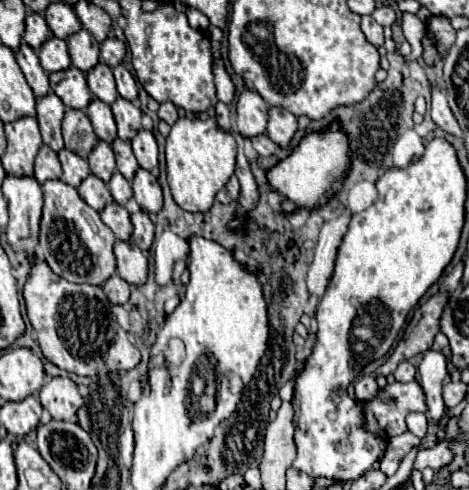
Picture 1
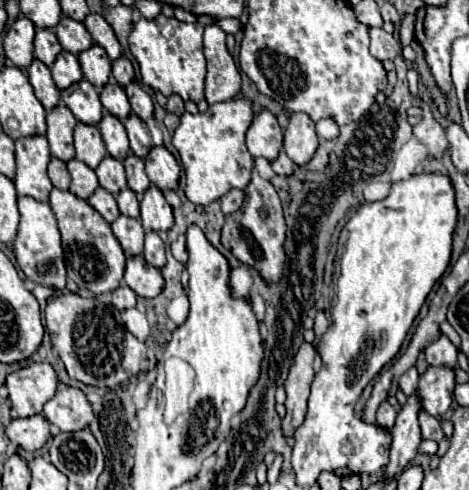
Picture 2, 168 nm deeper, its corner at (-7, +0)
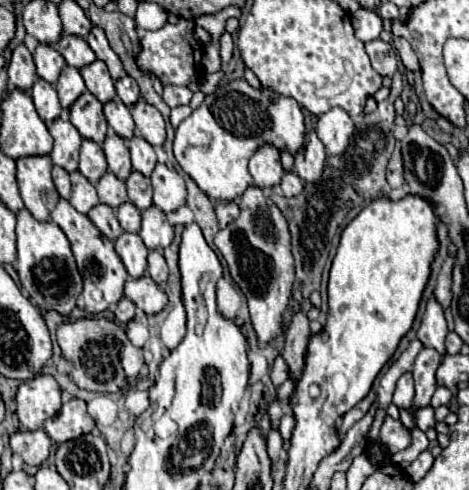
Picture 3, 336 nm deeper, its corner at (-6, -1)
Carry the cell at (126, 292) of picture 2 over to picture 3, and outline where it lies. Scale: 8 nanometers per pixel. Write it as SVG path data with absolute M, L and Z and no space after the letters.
M122 297L114 313L116 313L116 319L118 319L120 323L124 323L124 325L126 325L130 319L134 319L134 315L136 315L136 307L134 307L134 303L132 303L130 299Z

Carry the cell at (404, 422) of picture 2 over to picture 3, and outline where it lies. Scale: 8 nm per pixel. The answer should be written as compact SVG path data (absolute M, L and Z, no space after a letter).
M424 347L418 353L414 361L414 369L412 369L414 383L416 383L416 399L414 399L416 407L430 405L432 393L436 389L436 369L440 361L442 361L442 355L438 355L438 351L430 347Z

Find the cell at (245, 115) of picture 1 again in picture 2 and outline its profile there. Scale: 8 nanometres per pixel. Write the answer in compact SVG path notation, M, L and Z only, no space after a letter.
M263 108L259 114L255 114L249 130L247 130L247 148L251 156L263 156L269 162L277 158L279 150L283 148L283 130L277 122L277 118Z

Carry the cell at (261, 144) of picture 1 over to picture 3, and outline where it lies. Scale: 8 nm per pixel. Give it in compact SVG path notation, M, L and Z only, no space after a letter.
M286 173L282 177L282 183L280 183L280 189L286 197L294 197L294 195L300 195L302 193L302 187L304 183L300 181L300 177L296 173Z

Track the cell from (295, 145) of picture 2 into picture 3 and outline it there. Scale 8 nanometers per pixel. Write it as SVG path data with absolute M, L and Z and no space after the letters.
M310 129L306 133L304 149L294 157L294 173L308 183L316 183L322 177L324 167L326 167L326 147Z

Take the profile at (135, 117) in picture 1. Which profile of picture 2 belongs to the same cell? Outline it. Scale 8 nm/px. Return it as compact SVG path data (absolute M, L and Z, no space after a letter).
M129 114L129 116L123 120L123 124L125 124L125 130L127 130L127 134L129 134L129 142L131 142L133 154L139 156L139 158L145 158L147 152L149 152L149 148L153 146L147 124L145 124L137 114Z

